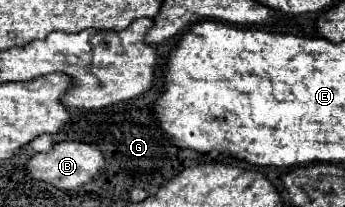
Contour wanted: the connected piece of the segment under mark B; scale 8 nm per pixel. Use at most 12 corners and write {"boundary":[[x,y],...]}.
{"boundary":[[58,142],[34,154],[32,178],[80,188],[106,168],[94,144]]}

